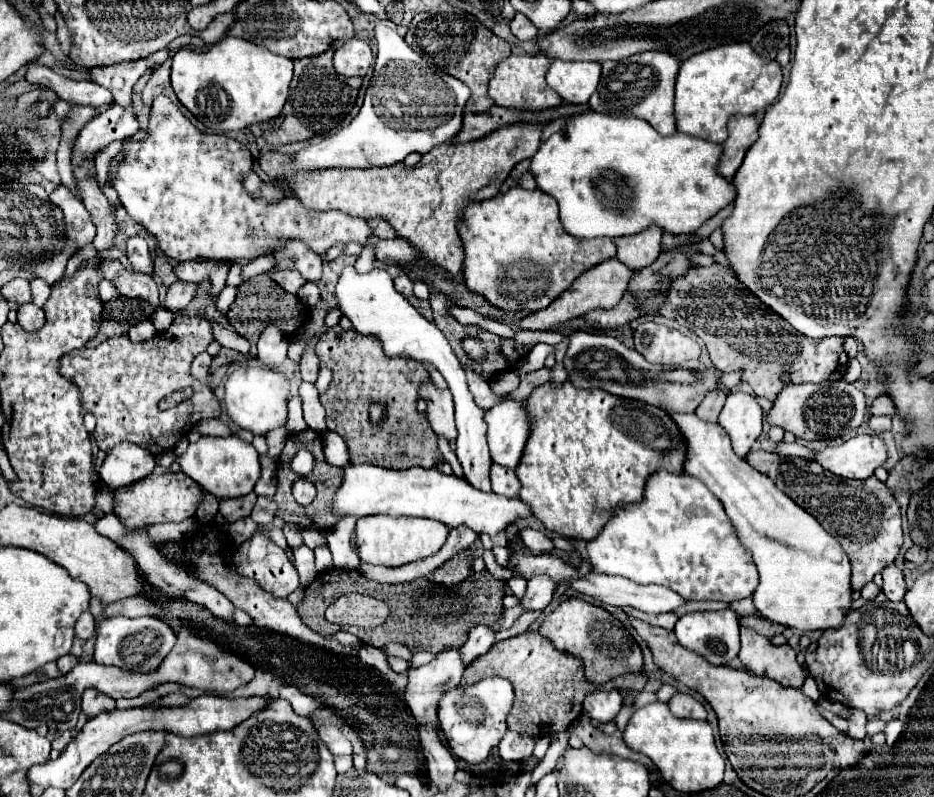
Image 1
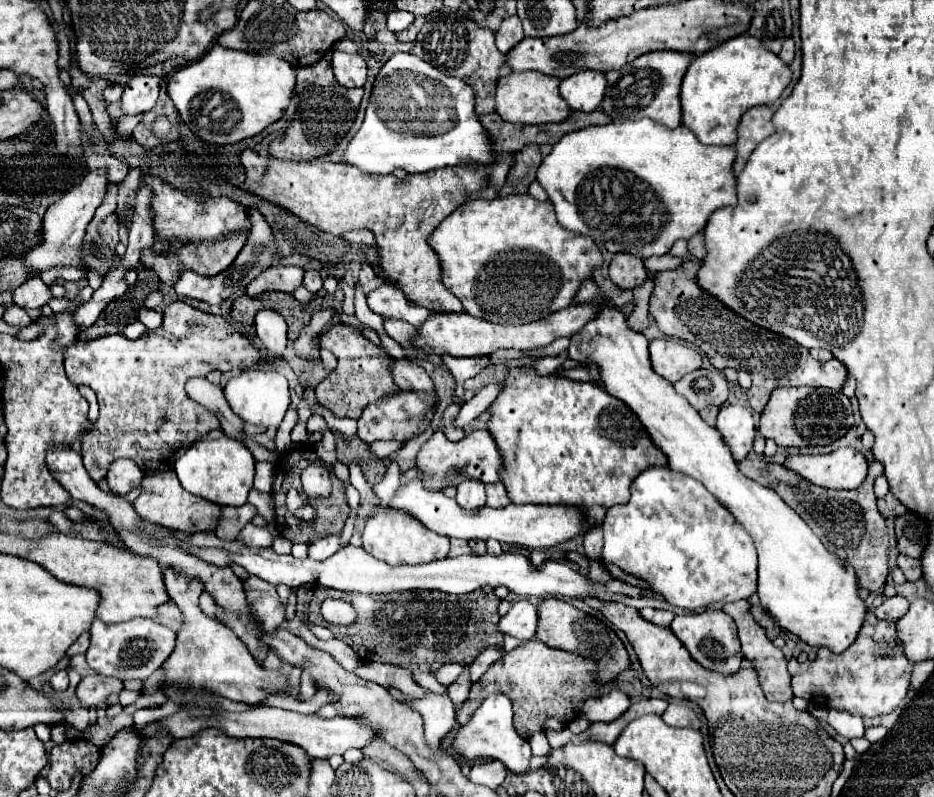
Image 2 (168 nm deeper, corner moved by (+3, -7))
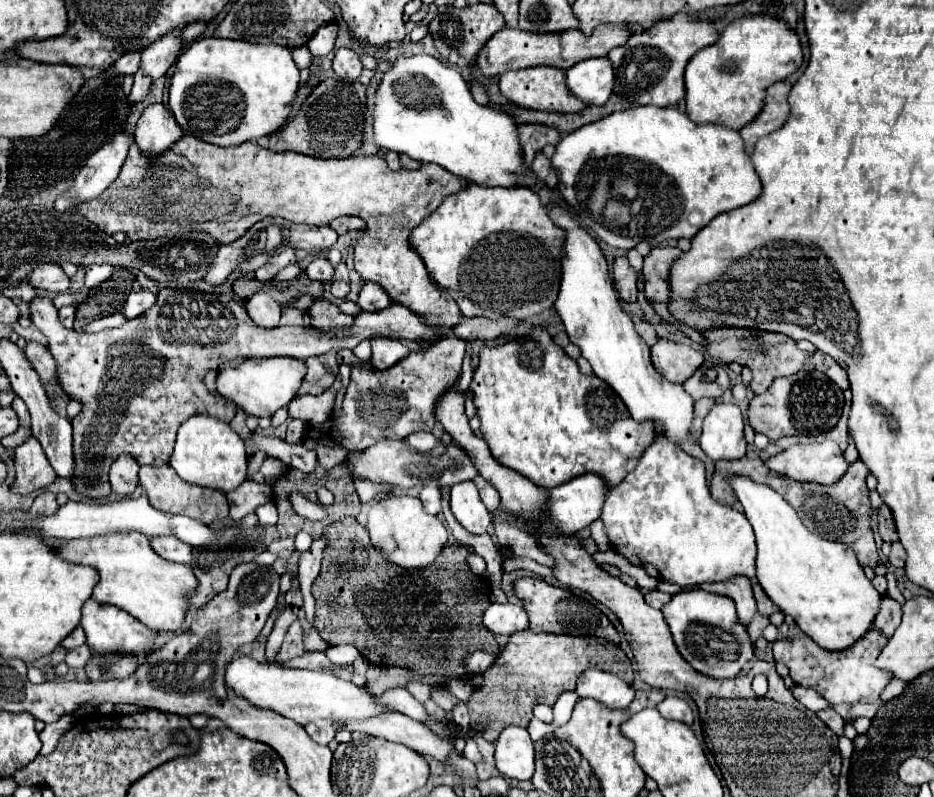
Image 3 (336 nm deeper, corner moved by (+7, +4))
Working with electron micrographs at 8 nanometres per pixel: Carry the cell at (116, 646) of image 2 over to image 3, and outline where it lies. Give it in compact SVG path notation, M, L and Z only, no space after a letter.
M88 599L84 603L80 625L86 631L86 639L88 639L86 643L96 653L130 653L130 655L140 657L140 655L144 655L146 649L150 649L150 639L152 639L152 649L156 649L160 643L160 633L148 629L138 619L134 619L130 613L126 613L114 605L102 605L94 599Z

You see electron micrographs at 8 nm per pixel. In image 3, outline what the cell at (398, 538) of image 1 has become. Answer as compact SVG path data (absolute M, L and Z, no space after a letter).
M390 495L384 501L374 501L368 511L368 531L376 551L380 551L390 563L400 567L428 567L440 555L448 539L444 521L428 515L416 497Z

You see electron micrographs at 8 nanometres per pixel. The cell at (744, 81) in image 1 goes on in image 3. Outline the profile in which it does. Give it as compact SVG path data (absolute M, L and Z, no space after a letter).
M746 15L732 21L718 43L698 51L686 67L686 113L690 109L690 119L696 123L718 123L730 129L742 129L742 125L754 121L754 115L762 111L762 97L766 89L798 71L802 65L802 47L796 31L778 17L754 17Z

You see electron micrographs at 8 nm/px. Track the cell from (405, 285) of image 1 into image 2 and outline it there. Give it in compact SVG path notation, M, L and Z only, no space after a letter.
M388 282L368 294L368 306L370 306L370 310L374 310L376 314L380 314L384 318L386 316L400 318L400 320L410 322L416 328L422 322L426 322L426 318L431 313L426 308L410 304L408 298L404 296L404 292Z

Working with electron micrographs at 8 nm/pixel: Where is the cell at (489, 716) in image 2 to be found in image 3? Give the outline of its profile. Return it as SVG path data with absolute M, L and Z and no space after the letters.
M506 727L496 739L496 767L510 779L532 779L534 743L522 727Z

